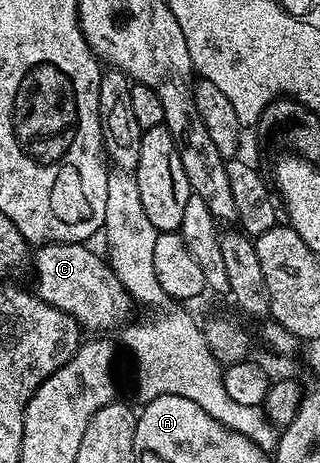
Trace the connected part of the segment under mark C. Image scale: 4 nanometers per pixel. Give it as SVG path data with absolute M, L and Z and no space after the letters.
M47 243L37 246L34 257L34 281L38 284L36 295L42 301L54 305L60 311L72 315L83 330L90 329L114 329L125 326L131 320L130 305L132 298L122 285L122 280L114 274L105 260L102 261L90 250L91 246L86 243L76 245L60 245L57 243Z

